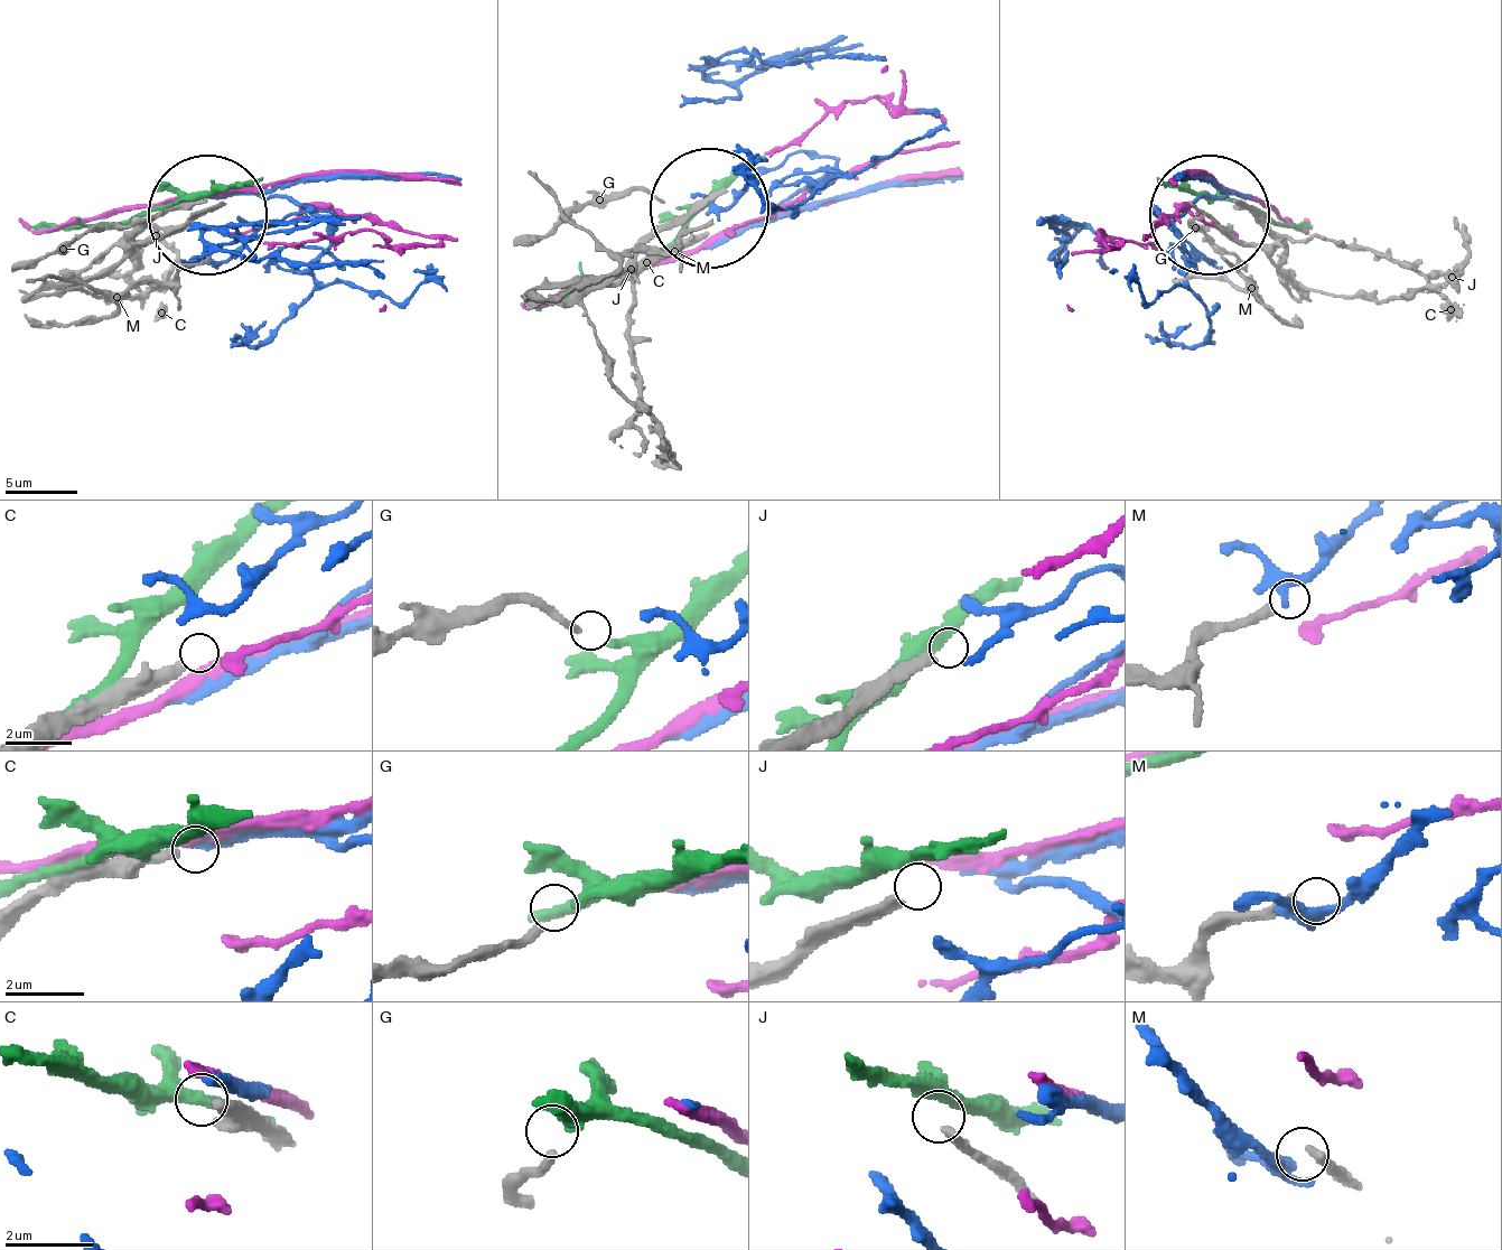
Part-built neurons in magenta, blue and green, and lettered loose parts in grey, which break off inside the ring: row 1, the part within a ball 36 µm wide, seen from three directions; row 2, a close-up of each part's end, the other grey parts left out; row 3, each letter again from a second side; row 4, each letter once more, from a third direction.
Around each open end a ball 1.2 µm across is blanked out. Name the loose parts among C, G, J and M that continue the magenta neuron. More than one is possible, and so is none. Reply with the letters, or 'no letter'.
no letter

